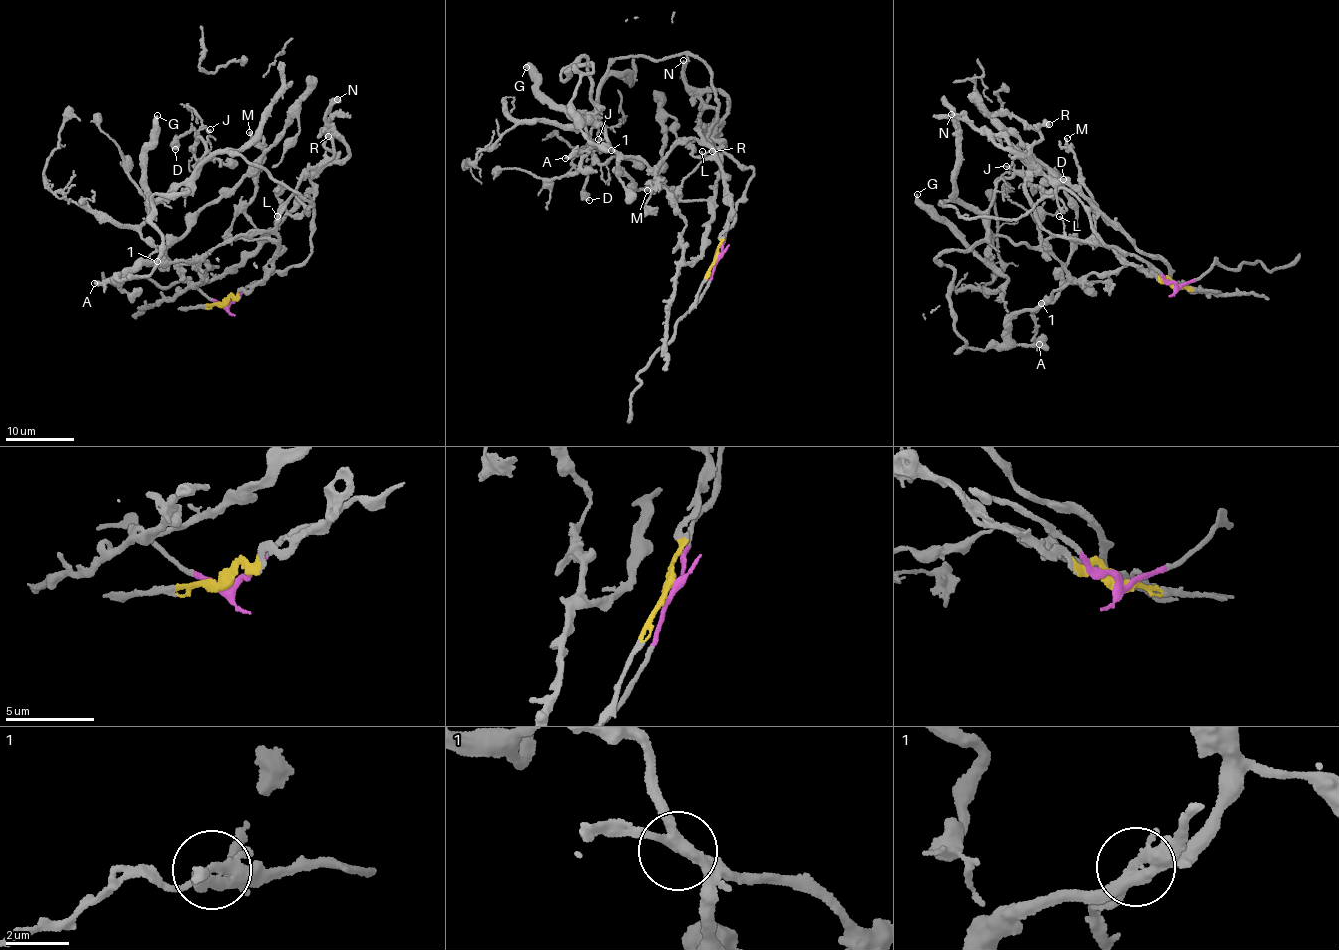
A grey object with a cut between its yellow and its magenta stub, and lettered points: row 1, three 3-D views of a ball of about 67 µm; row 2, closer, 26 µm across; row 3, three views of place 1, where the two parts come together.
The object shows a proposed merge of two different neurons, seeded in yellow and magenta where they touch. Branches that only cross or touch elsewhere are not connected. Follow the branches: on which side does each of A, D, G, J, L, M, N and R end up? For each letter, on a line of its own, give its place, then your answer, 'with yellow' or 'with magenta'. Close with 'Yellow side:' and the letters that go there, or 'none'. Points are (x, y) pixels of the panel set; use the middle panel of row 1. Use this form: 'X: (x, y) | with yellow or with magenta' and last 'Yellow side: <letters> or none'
A: (565, 158) | with yellow
D: (589, 200) | with magenta
G: (526, 67) | with magenta
J: (598, 139) | with magenta
L: (702, 151) | with yellow
M: (647, 190) | with yellow
N: (683, 60) | with yellow
R: (712, 151) | with yellow
Yellow side: A, L, M, N, R

